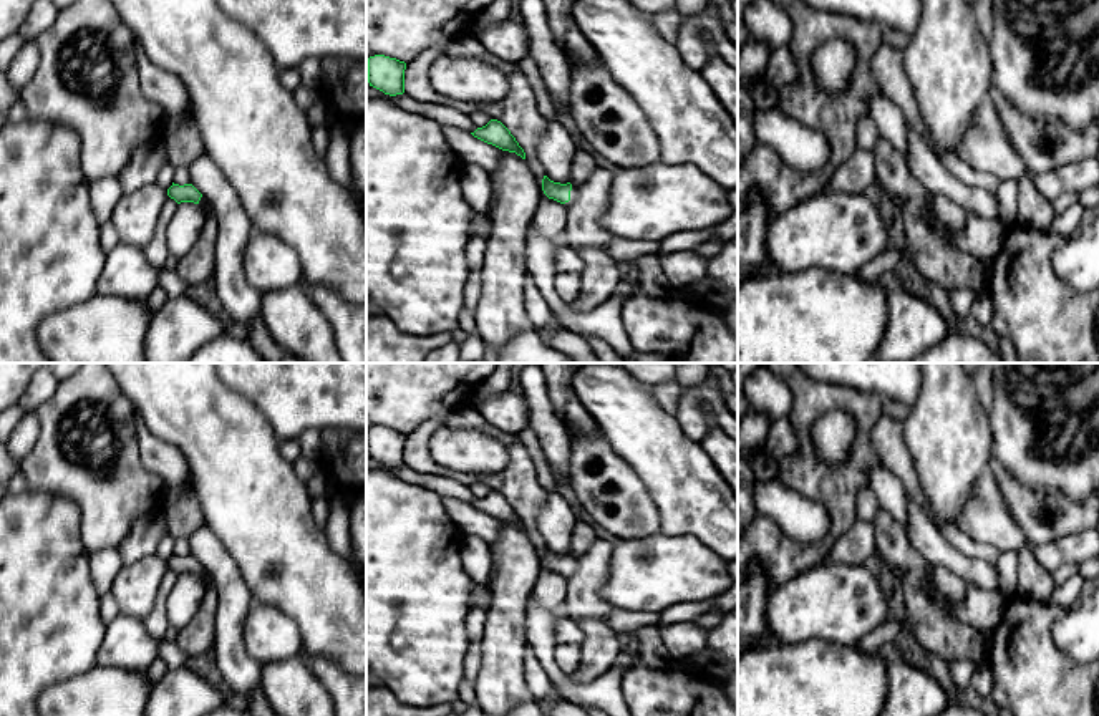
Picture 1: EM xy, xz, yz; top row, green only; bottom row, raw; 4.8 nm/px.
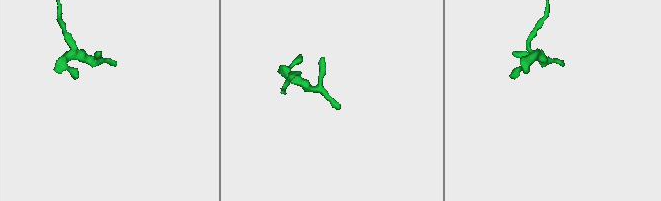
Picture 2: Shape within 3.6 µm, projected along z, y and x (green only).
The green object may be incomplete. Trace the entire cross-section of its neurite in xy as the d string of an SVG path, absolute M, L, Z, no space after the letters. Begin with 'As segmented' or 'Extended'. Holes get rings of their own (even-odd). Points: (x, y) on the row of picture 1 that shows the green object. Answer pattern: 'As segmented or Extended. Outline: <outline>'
Extended. Outline: M174 184L167 189L167 196L174 199L177 204L181 202L194 202L201 207L202 214L207 212L207 199L192 186L192 184Z

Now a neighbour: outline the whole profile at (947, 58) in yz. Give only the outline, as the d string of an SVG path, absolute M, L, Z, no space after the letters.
M922 0L922 17L903 50L903 68L935 144L955 152L971 114L990 96L990 45L966 0Z

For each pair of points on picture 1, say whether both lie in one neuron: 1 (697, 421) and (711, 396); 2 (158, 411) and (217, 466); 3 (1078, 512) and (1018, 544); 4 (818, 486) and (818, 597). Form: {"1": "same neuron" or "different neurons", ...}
{"1": "same neuron", "2": "same neuron", "3": "different neurons", "4": "different neurons"}

